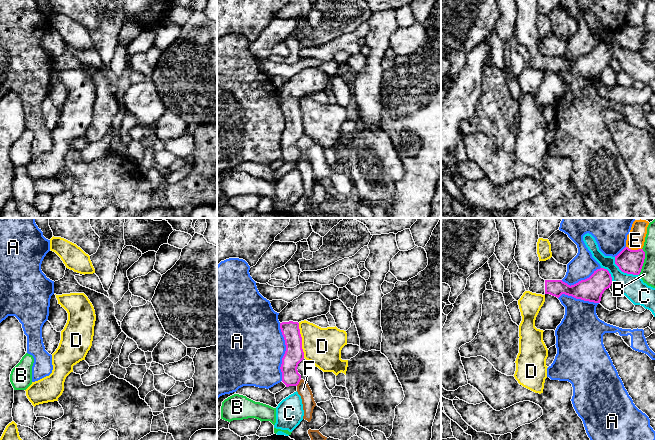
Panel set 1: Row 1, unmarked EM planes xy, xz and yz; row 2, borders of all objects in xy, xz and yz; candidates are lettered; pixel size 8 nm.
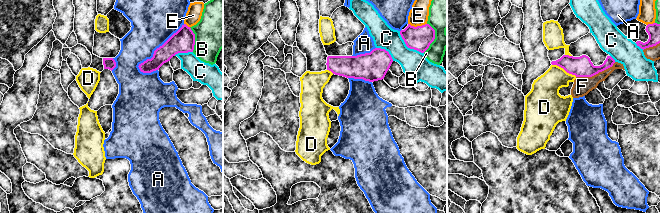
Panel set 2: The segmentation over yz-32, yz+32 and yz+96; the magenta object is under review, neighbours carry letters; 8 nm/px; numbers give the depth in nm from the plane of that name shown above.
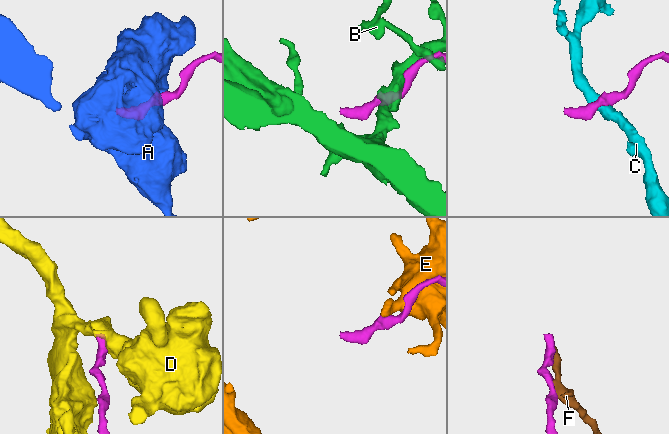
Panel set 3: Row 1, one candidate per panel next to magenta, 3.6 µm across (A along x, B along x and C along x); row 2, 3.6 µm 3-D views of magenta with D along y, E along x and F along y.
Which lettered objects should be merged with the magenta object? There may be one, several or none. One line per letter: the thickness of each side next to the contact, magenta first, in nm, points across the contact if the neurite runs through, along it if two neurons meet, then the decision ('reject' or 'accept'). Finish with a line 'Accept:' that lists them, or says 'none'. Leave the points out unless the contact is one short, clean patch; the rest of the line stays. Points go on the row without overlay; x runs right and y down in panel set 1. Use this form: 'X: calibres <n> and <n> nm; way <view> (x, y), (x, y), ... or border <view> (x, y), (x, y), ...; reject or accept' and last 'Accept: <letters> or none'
A: calibres 150 and 480 nm; reject
B: calibres 190 and 120 nm; reject
C: calibres 190 and 190 nm; border yz (614, 33), (614, 39), (622, 47), (638, 51); reject
D: calibres 150 and 300 nm; border xz (298, 99), (304, 133); reject
E: calibres 190 and 140 nm; border yz (626, 22), (631, 25), (641, 25); reject
F: calibres 150 and 110 nm; reject
Accept: none

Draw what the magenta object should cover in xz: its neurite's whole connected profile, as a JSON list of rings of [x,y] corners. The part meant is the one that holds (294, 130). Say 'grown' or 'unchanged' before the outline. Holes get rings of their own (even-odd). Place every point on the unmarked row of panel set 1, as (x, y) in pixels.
grown; [[[304,68],[279,89],[280,105],[285,116],[286,127],[282,134],[282,158],[297,162],[301,156],[298,140],[304,135],[302,113],[299,99],[301,97],[326,91],[330,87],[331,77],[320,68]]]

